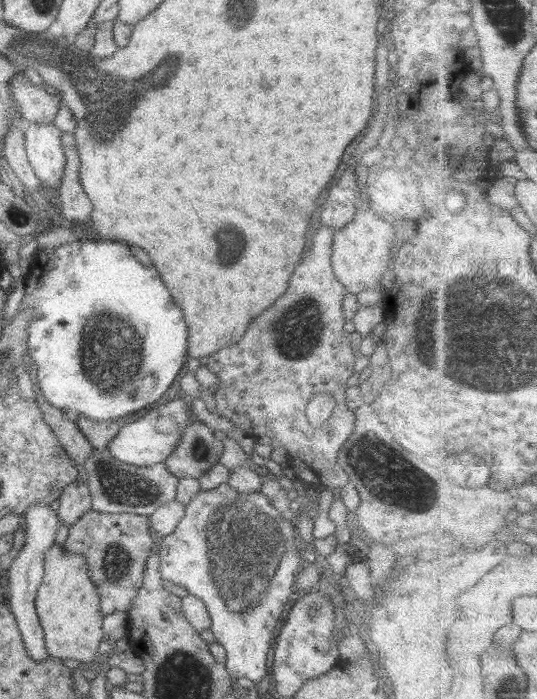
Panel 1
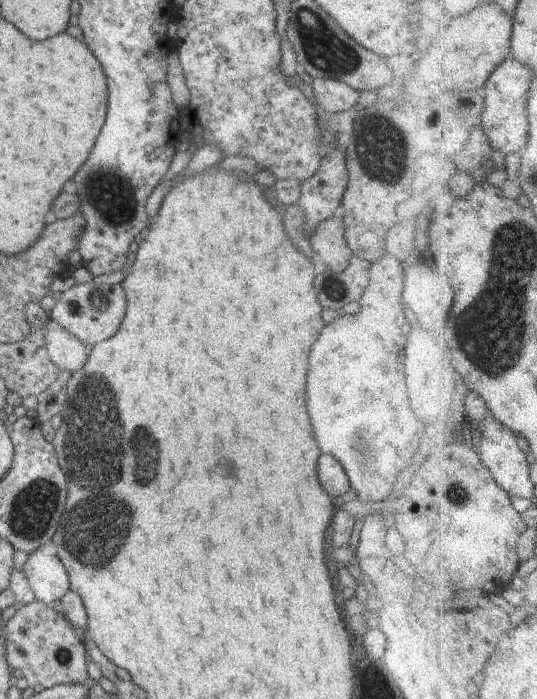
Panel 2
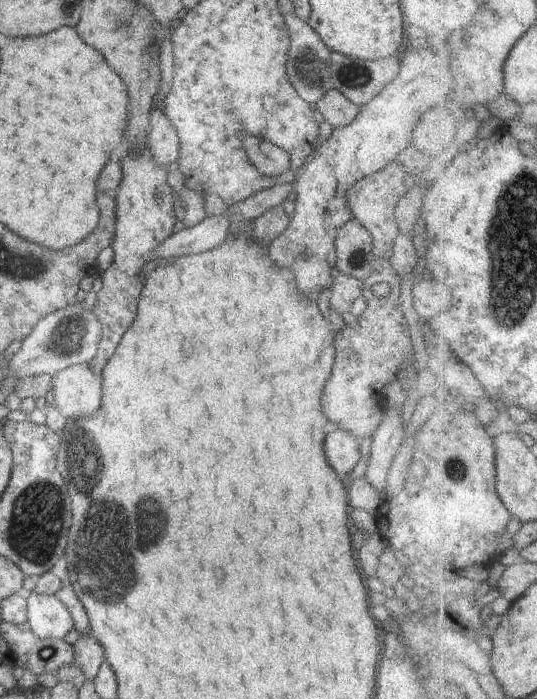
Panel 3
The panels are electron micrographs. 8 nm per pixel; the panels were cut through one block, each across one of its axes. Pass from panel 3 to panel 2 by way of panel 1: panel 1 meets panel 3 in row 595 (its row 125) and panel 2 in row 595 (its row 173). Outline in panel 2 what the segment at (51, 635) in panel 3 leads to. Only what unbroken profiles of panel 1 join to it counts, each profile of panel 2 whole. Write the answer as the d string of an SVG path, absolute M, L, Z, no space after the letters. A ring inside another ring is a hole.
M36 550L28 554L23 572L36 599L58 608L61 598L70 589L69 576L62 562Z

